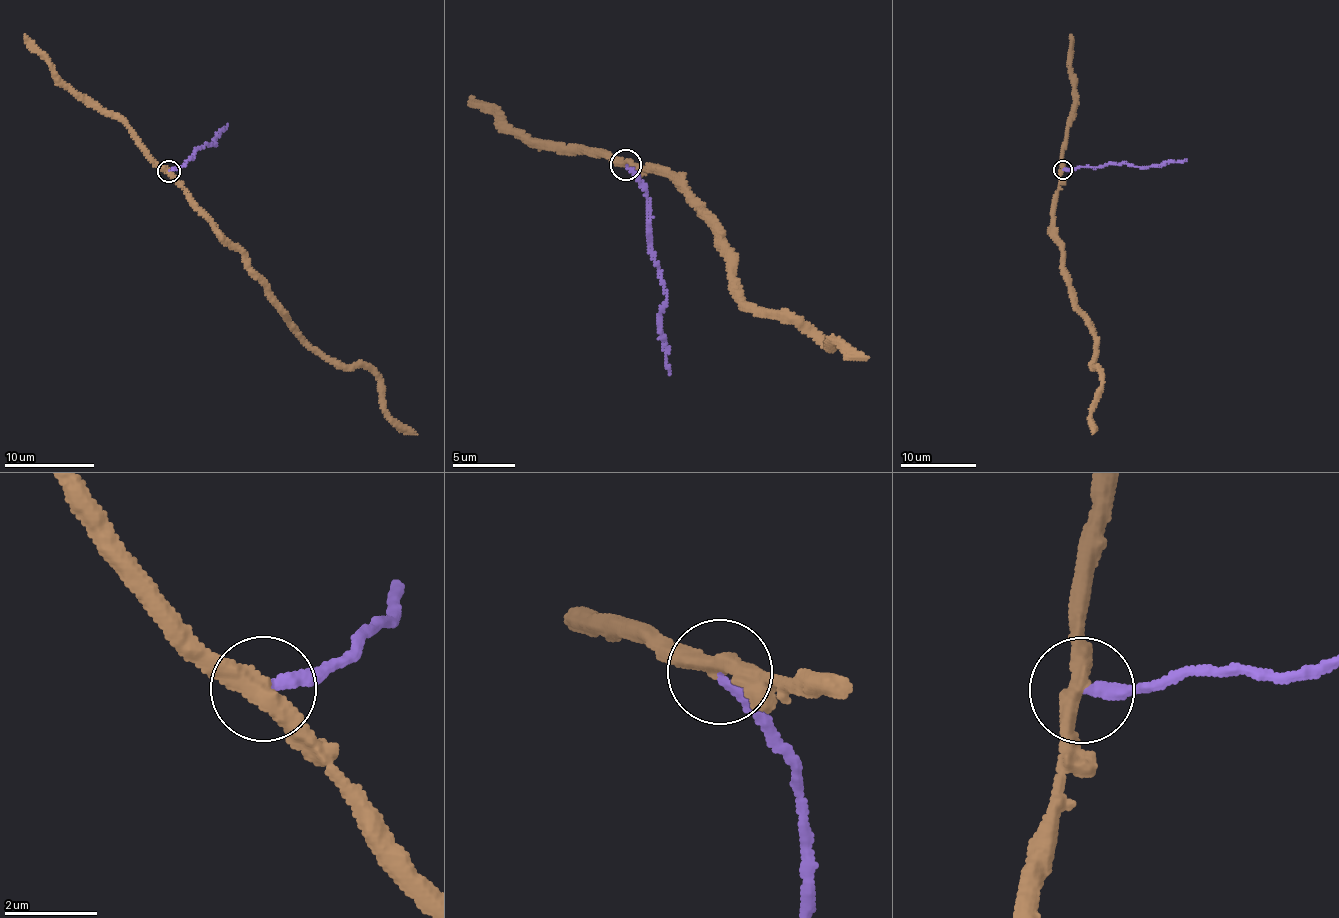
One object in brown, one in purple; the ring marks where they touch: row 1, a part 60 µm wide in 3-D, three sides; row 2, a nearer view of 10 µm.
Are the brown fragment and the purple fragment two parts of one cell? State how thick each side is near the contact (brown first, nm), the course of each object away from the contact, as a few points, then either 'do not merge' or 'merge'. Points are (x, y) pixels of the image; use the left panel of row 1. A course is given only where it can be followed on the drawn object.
400/220 nm | brown via (169, 170), (305, 341), (326, 356), (371, 372), (387, 412), (417, 434) | purple via (169, 170), (186, 161), (199, 148), (215, 144), (228, 124) | do not merge

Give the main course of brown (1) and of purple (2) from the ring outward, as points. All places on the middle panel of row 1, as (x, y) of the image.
1: (627, 165), (680, 181), (717, 237), (746, 302), (790, 322), (806, 323), (825, 348), (835, 341), (868, 357)
2: (627, 165), (647, 192), (651, 259), (667, 296), (661, 333), (666, 341), (666, 366), (670, 374)

